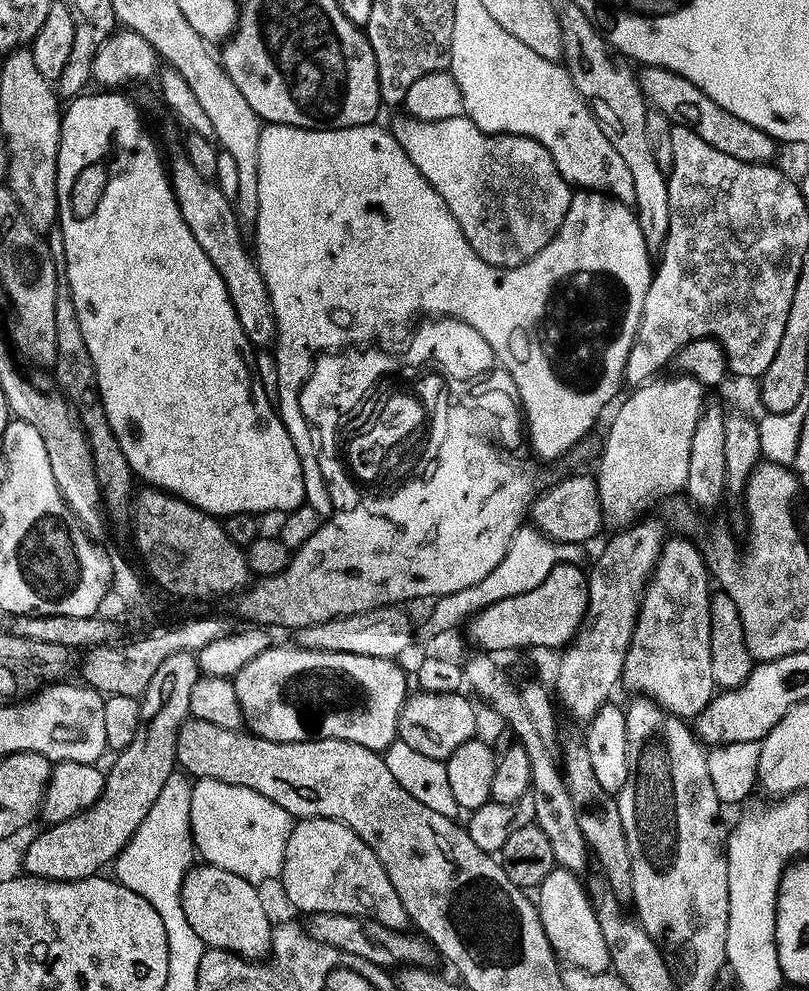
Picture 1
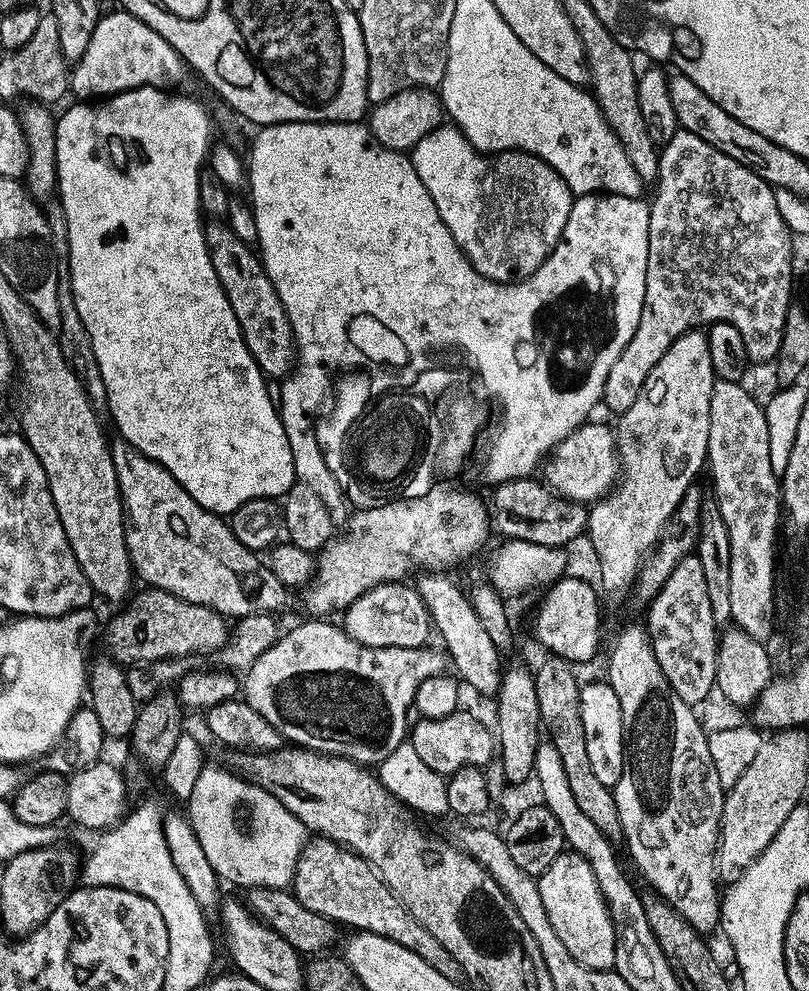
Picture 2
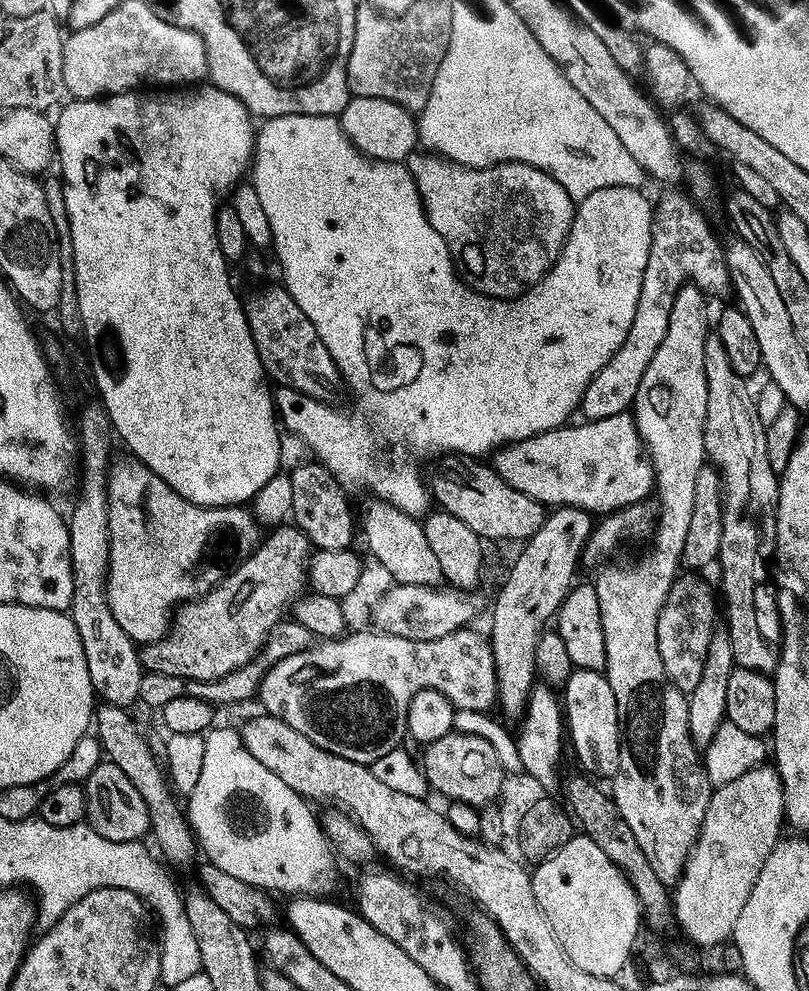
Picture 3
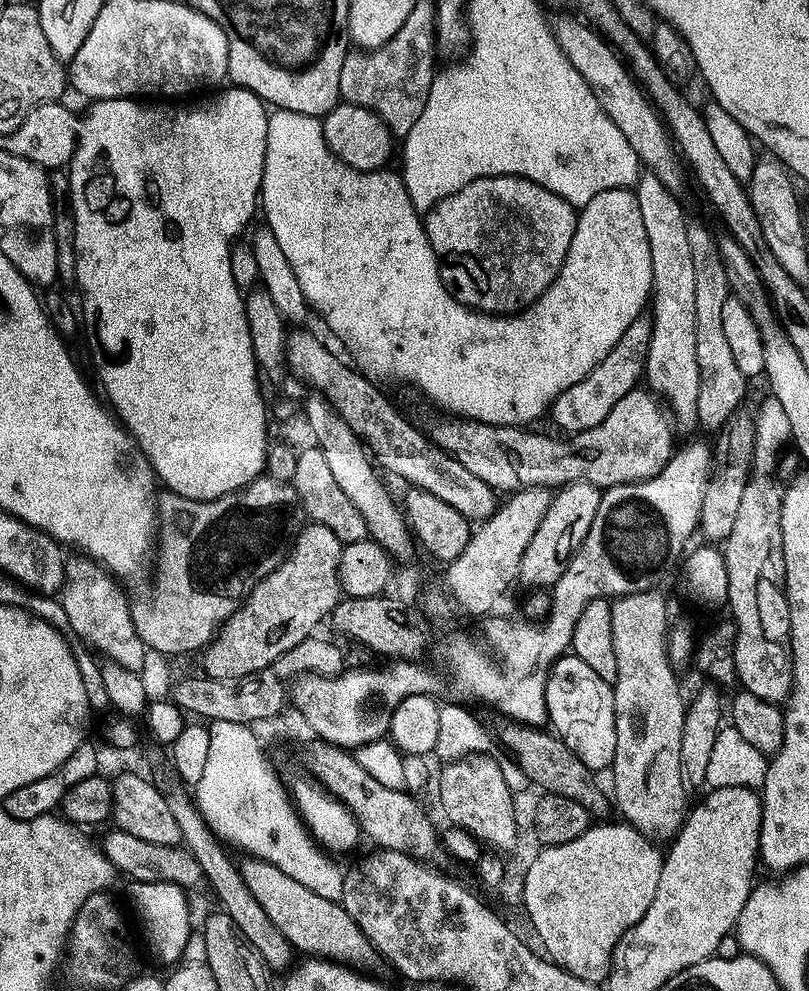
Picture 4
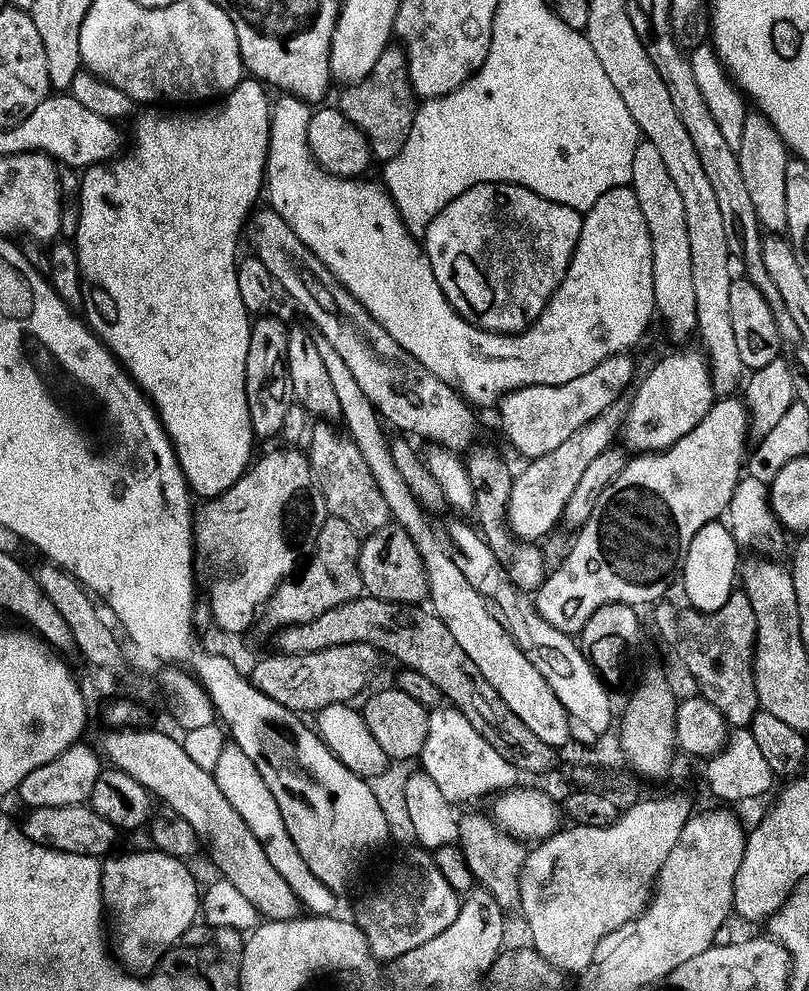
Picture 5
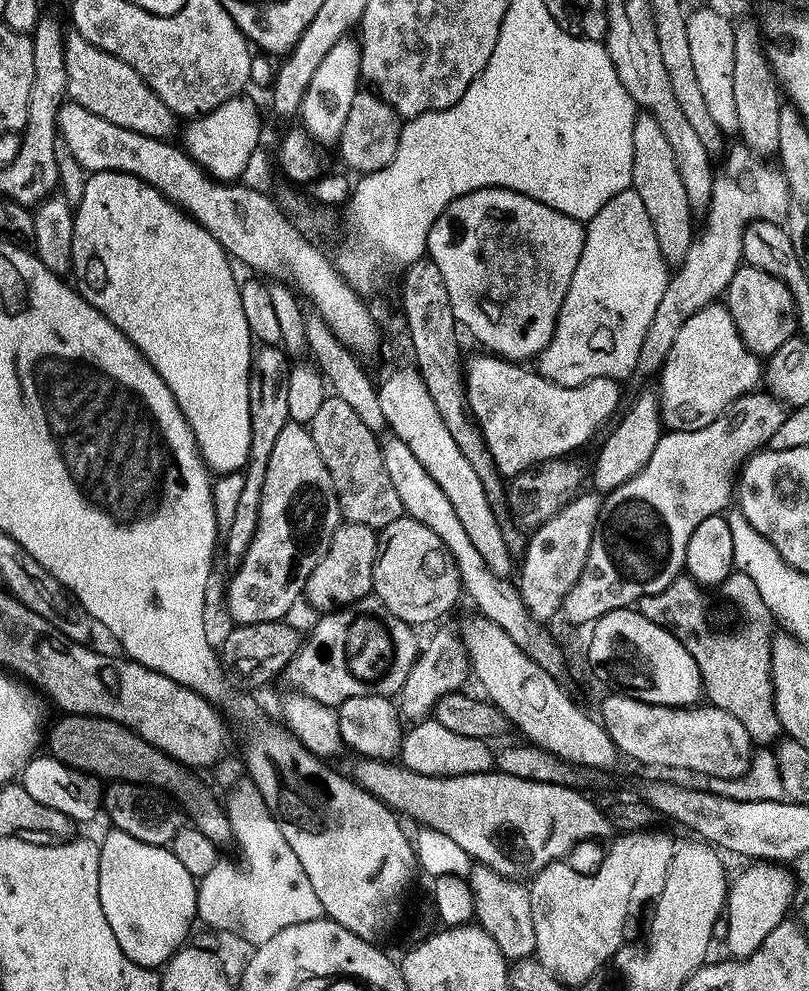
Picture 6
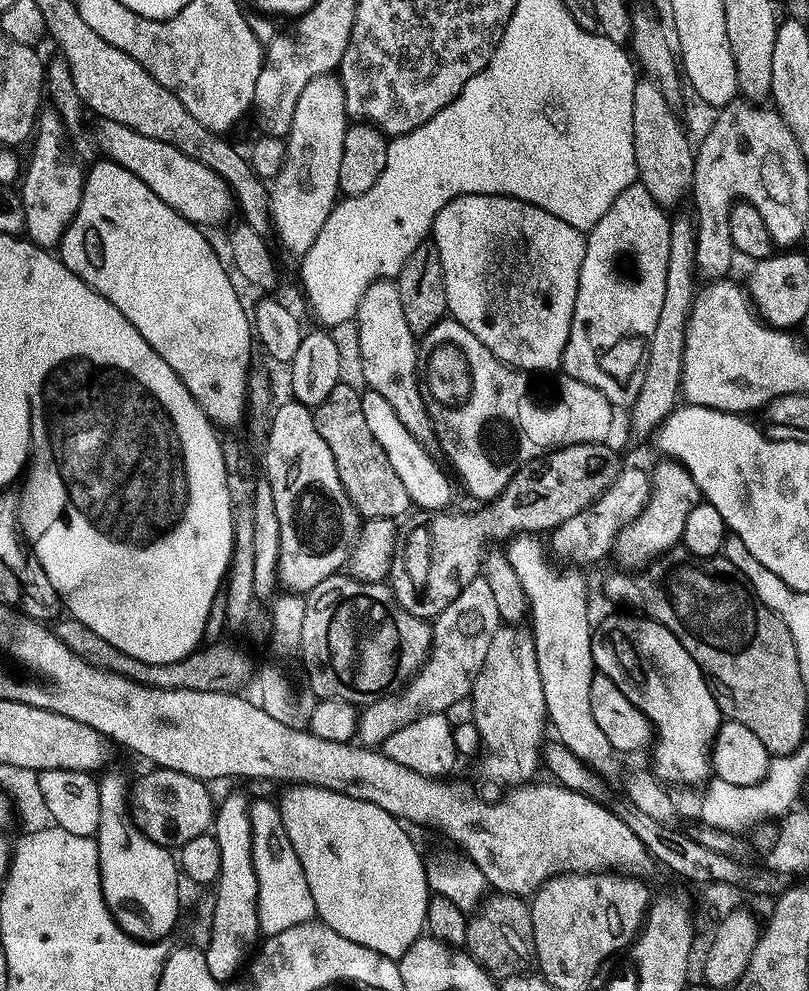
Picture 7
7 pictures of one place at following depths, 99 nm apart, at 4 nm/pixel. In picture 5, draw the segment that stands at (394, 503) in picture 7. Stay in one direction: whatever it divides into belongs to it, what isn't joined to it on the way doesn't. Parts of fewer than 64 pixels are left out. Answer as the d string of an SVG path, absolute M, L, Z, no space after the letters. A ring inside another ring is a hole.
M331 423L311 425L306 455L329 513L342 518L342 522L349 524L358 534L382 530L390 524L392 515L386 506L386 498L382 498L382 490L378 490L378 482L374 482L374 474L370 474L370 466L366 466L356 443L343 435L340 437L328 424Z

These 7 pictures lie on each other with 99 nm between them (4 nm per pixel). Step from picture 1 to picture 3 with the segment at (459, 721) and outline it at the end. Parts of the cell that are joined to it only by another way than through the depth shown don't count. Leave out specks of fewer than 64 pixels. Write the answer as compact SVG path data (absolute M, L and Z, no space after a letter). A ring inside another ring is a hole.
M453 730L430 742L423 752L422 767L433 793L441 792L449 796L449 801L470 804L477 810L497 799L506 768L500 765L503 764L502 757L496 753L494 746L490 746L490 742L486 742L486 738Z

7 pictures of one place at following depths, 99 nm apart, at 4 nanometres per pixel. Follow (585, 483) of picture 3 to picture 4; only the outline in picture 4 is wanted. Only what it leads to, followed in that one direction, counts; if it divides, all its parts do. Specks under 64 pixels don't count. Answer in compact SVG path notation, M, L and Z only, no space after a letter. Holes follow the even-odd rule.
M637 386L630 394L626 394L626 398L622 398L622 402L618 402L618 406L614 406L614 410L610 410L610 414L606 414L606 418L602 422L598 422L598 426L594 426L590 430L586 430L585 432L577 432L571 438L565 439L568 440L563 444L560 440L555 440L552 436L543 436L540 432L528 432L532 430L525 430L523 427L520 426L513 426L510 424L484 424L481 420L469 420L467 418L444 418L448 420L436 420L432 424L432 432L430 431L430 439L438 445L443 452L448 452L450 455L456 457L458 462L462 462L462 466L466 466L466 470L470 470L470 474L475 474L476 477L482 478L482 482L486 482L491 488L496 489L497 493L500 494L511 494L513 492L519 492L521 488L546 488L549 490L556 490L559 489L561 486L565 484L573 484L576 480L586 479L591 482L591 484L596 485L597 488L603 490L605 488L613 488L614 486L618 486L619 484L633 484L634 482L638 482L639 480L645 480L646 478L654 478L654 474L658 474L661 472L662 469L666 466L666 462L670 462L670 458L672 457L674 451L674 443L672 444L672 428L668 425L668 416L664 413L665 405L661 403L659 399L651 391L645 390L643 387Z

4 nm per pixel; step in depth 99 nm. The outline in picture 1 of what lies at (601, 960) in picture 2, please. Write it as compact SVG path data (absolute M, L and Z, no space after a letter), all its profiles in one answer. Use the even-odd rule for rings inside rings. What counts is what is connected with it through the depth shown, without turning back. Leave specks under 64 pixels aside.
M556 866L541 882L538 887L538 907L542 930L546 930L546 938L553 952L565 965L586 972L606 972L610 968L606 938L602 938L602 926L598 926L593 901L580 879L577 873Z

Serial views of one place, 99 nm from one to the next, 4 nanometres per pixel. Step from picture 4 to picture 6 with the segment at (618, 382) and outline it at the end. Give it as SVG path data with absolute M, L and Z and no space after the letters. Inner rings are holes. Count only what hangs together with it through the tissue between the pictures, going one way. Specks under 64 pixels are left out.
M495 354L467 357L463 365L464 390L468 394L468 411L484 435L486 446L492 455L494 466L505 478L513 478L556 457L567 457L575 448L580 448L592 434L608 419L617 415L620 404L621 385L610 378L590 378L590 382L563 388L550 382L539 371L528 369L511 360L505 360Z

